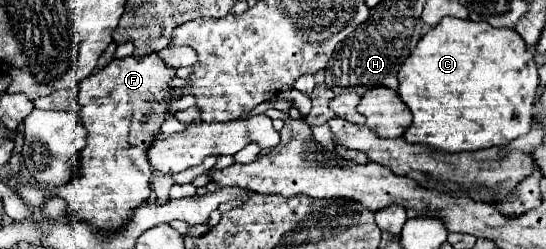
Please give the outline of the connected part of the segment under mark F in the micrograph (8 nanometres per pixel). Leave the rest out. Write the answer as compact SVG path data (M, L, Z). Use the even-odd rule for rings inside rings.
M151 52L151 54L145 54L143 58L133 58L133 56L127 56L127 58L115 58L115 60L111 60L105 68L101 68L101 70L95 72L95 74L91 74L89 78L85 78L85 80L79 84L79 106L81 106L81 114L79 114L79 116L81 116L81 122L83 122L83 126L85 126L85 130L87 130L87 146L85 146L83 152L81 152L79 174L75 176L75 180L71 180L71 184L67 184L67 186L63 186L63 188L55 188L55 190L51 190L51 194L61 196L61 198L67 200L67 204L69 204L69 214L71 214L73 218L79 216L79 220L89 222L91 226L95 226L95 228L101 230L101 232L117 230L117 228L129 218L129 214L131 214L133 208L137 208L139 204L143 204L143 202L147 202L147 200L151 198L151 190L149 190L151 164L149 164L149 158L147 158L147 150L149 150L149 144L153 142L153 138L157 136L161 124L171 116L171 114L169 114L169 104L175 100L173 94L177 92L177 88L171 88L169 82L175 78L175 72L177 72L175 68L167 66L167 64L163 62L163 58L159 58L159 52Z

